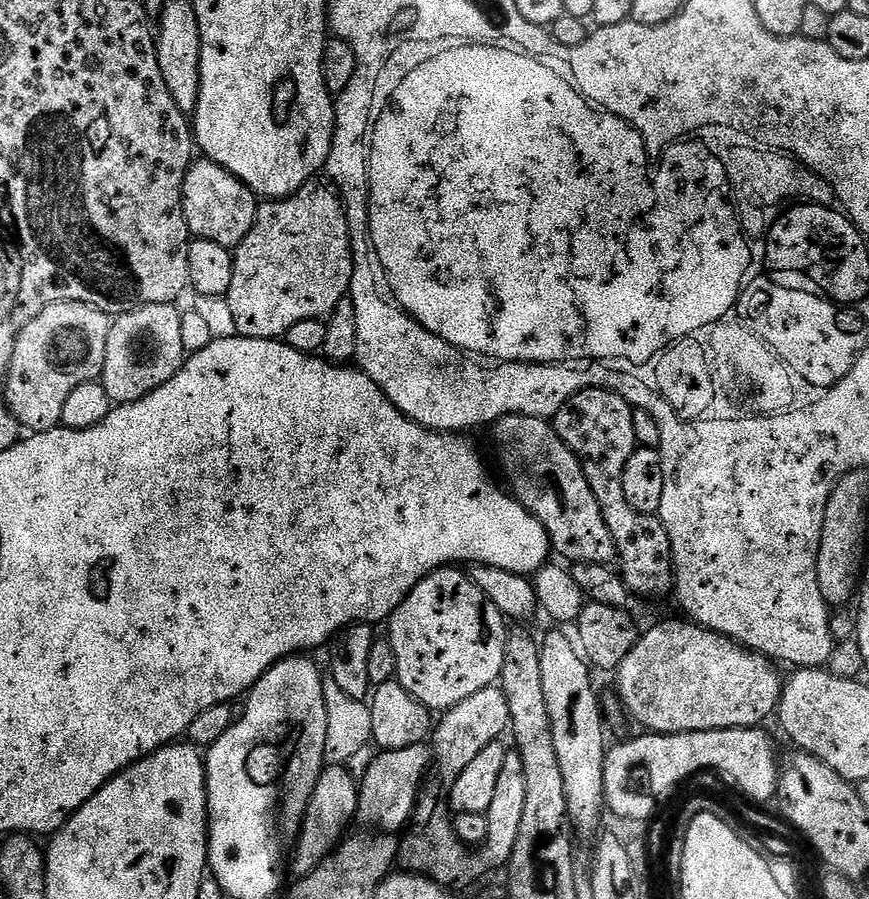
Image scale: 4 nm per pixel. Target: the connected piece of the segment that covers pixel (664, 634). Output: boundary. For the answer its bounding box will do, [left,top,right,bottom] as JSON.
[618,620,782,733]

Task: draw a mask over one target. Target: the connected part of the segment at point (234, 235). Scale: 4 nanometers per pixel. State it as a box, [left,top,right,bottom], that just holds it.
[184,158,258,250]

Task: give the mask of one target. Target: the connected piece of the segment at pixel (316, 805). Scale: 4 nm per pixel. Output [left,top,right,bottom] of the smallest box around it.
[292,764,359,877]

